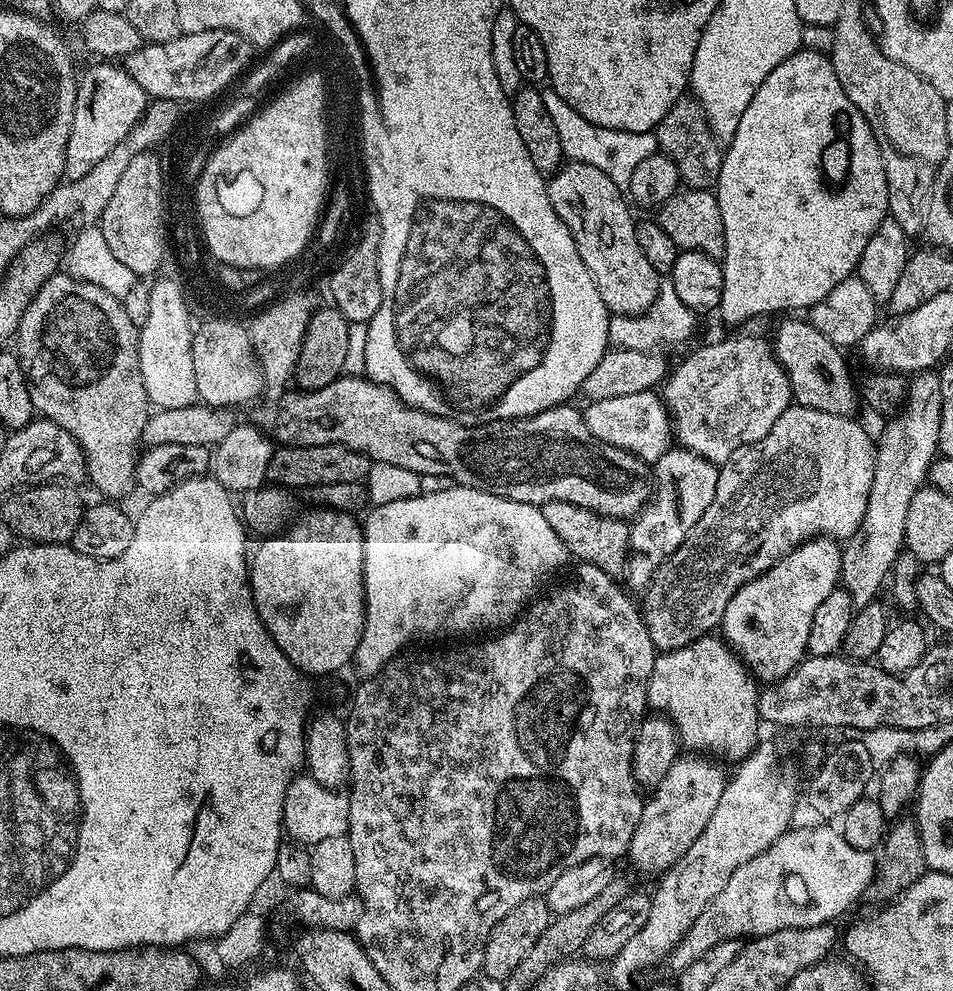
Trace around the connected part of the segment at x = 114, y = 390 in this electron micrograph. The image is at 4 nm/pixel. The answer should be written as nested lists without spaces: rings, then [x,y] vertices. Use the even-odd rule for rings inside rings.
[[[67,274],[54,275],[44,283],[42,290],[38,290],[38,294],[30,302],[30,306],[26,306],[26,310],[22,314],[20,329],[16,331],[14,337],[14,344],[17,344],[15,347],[18,349],[20,364],[24,368],[25,378],[28,380],[33,409],[43,419],[53,420],[55,424],[62,426],[62,430],[69,432],[80,443],[80,449],[84,451],[87,479],[92,479],[93,486],[104,495],[101,497],[112,502],[120,502],[123,496],[130,495],[134,490],[137,491],[136,461],[142,448],[140,435],[148,421],[150,405],[146,394],[146,386],[142,382],[142,370],[140,369],[140,334],[138,326],[134,322],[130,322],[130,314],[126,314],[121,297],[102,290],[102,286],[94,286],[90,282],[75,280],[73,276]]]

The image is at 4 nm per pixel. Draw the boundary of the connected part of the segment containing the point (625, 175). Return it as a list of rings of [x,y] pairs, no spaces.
[[[545,87],[542,91],[542,102],[546,102],[546,111],[550,113],[550,119],[558,129],[558,138],[562,141],[562,150],[569,161],[577,160],[586,166],[595,166],[602,170],[610,182],[620,189],[627,189],[634,169],[643,162],[645,158],[650,158],[656,151],[655,131],[651,132],[623,132],[622,130],[610,130],[602,126],[594,126],[594,122],[586,122],[574,106],[562,102],[558,94],[551,87]]]

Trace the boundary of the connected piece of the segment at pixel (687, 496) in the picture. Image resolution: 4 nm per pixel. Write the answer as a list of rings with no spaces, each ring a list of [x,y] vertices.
[[[679,446],[670,447],[651,465],[650,476],[654,487],[628,529],[628,563],[622,576],[628,579],[627,587],[633,593],[640,594],[647,589],[658,566],[662,566],[662,562],[666,562],[666,558],[682,546],[694,522],[706,514],[706,506],[710,506],[718,486],[719,473],[717,465]]]

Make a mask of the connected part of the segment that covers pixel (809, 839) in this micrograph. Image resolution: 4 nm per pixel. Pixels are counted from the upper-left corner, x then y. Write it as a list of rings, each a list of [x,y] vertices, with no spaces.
[[[820,826],[824,828],[796,828],[789,827],[766,851],[758,854],[758,858],[750,858],[734,874],[730,874],[730,882],[722,886],[720,893],[712,899],[710,906],[698,914],[694,926],[686,930],[682,942],[668,957],[667,967],[673,968],[673,973],[678,974],[690,962],[695,962],[706,954],[706,950],[714,950],[718,942],[727,940],[740,940],[741,938],[755,938],[769,936],[782,930],[792,928],[809,928],[832,924],[851,906],[857,899],[863,897],[865,890],[872,885],[876,873],[876,856],[866,850],[854,850],[850,842],[841,834],[839,827]]]

